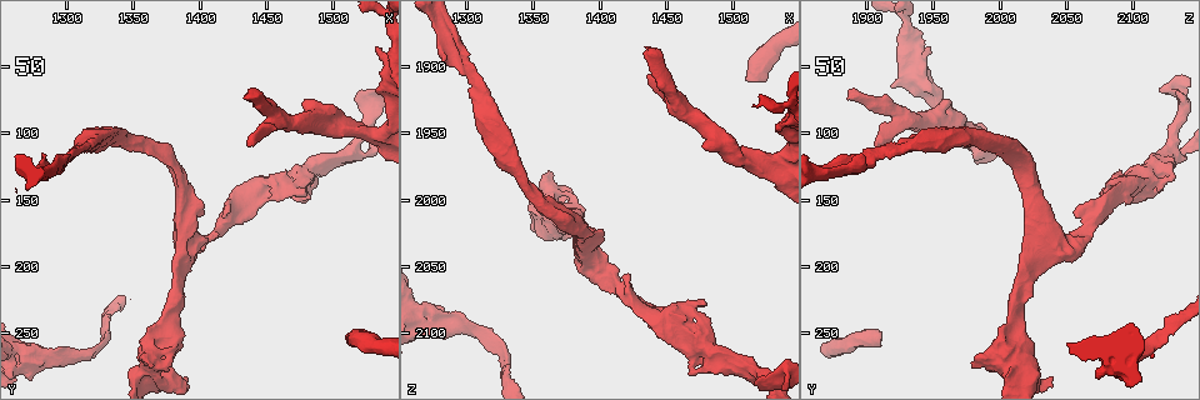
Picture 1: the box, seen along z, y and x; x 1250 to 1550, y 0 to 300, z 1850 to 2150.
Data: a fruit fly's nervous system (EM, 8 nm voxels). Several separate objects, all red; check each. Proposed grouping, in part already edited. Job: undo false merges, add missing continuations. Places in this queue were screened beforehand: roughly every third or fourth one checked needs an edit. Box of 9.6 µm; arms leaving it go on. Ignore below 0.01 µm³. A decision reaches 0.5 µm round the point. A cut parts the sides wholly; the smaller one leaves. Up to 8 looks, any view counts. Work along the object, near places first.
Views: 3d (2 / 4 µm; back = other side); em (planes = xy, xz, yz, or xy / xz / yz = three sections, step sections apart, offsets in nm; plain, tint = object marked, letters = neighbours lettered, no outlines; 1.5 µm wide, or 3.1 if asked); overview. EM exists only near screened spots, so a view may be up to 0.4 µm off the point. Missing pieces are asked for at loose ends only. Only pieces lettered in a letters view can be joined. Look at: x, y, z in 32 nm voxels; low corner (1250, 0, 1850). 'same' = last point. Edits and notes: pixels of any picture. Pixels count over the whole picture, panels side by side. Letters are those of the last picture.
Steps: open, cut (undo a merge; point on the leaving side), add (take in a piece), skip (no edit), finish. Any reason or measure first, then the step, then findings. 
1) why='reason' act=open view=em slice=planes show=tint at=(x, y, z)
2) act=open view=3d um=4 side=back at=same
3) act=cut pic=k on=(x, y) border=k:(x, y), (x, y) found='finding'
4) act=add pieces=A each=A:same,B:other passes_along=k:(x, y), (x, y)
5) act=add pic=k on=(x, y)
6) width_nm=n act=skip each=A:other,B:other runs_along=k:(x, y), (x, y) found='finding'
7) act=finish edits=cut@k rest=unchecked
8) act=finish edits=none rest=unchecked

why='sudden change in width' act=open view=em slice=yz step=4 show=letters at=(1314, 108, 1934)

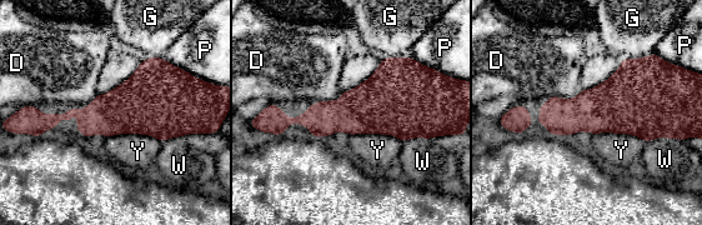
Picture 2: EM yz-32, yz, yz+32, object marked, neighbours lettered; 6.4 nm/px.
width_nm=340 act=skip each=D:other,G:other,P:other,W:other,Y:other border=2:(581, 90), (572, 98), (547, 98) found='all the same neuron'

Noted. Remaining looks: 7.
why='free end' act=open view=3d um=2 at=(1422, 158, 2056)

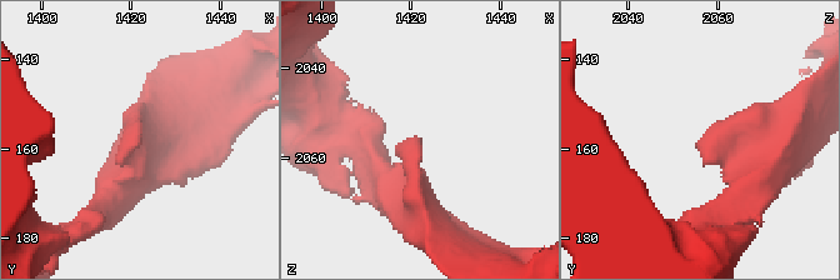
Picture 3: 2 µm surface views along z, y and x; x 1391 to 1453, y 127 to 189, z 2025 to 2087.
arm_widths_nm=200,340 act=open view=em slice=xz step=8 show=letters at=(1422, 160, 2056)

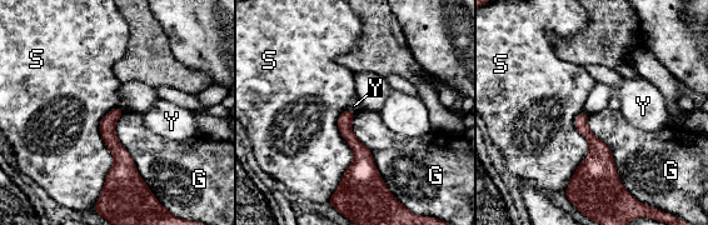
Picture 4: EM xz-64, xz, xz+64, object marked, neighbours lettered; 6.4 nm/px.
act=skip each=G:other,S:other,Y:other runs_along=4:(347, 113), (347, 133), (380, 184) found='none of them fits'

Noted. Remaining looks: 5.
why='free end' act=open view=3d um=2 at=(1510, 252, 1910)

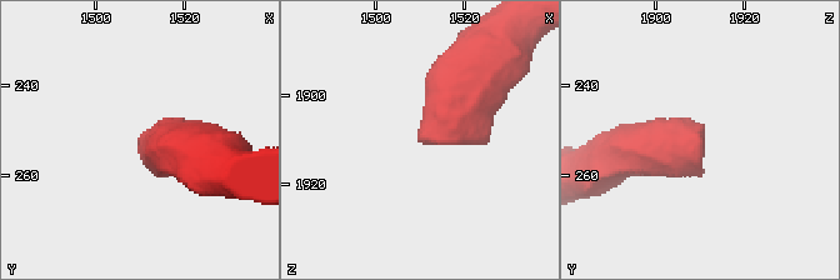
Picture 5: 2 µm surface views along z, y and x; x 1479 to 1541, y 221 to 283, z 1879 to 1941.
act=open view=em slice=planes show=letters at=(1510, 253, 1909)

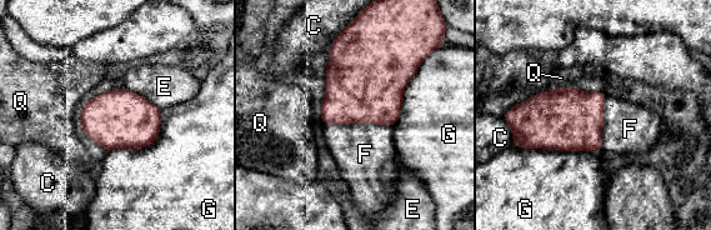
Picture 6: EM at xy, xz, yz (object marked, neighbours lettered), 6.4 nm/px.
longest_contact=F:440nm act=add pieces=F each=C:other,E:other,F:same,G:other,Q:other found='it goes on there'

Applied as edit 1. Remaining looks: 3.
act=finish edits=add@6 rest=unchecked

